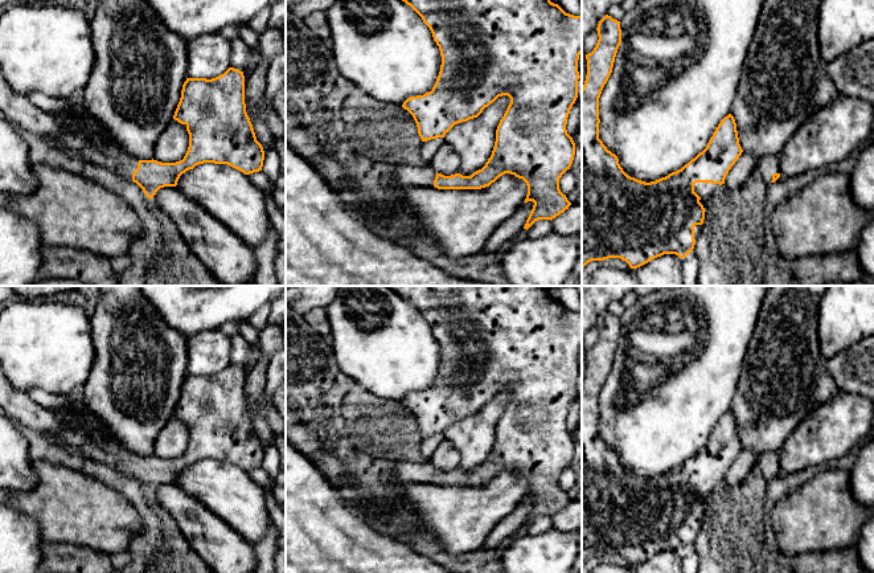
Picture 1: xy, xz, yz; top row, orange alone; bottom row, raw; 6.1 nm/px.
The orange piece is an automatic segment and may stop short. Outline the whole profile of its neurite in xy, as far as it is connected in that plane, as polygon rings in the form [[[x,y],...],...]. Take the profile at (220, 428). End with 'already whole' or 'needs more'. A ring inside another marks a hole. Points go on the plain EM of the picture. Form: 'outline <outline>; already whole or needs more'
outline [[[229,364],[223,371],[206,375],[186,375],[182,381],[181,394],[173,416],[186,422],[189,443],[182,457],[161,459],[157,457],[138,457],[115,442],[95,439],[89,434],[61,425],[56,416],[34,402],[26,393],[12,388],[0,367],[0,408],[1,413],[11,417],[38,435],[54,442],[62,442],[63,447],[79,453],[83,457],[103,463],[124,475],[136,479],[148,495],[164,483],[176,483],[180,472],[198,461],[227,461],[245,471],[262,467],[264,447],[257,437],[253,421],[246,409],[245,372],[243,368]]]; needs more

